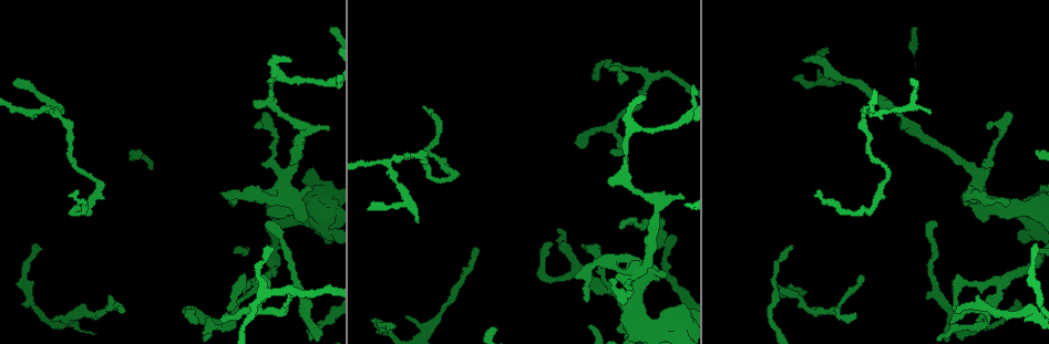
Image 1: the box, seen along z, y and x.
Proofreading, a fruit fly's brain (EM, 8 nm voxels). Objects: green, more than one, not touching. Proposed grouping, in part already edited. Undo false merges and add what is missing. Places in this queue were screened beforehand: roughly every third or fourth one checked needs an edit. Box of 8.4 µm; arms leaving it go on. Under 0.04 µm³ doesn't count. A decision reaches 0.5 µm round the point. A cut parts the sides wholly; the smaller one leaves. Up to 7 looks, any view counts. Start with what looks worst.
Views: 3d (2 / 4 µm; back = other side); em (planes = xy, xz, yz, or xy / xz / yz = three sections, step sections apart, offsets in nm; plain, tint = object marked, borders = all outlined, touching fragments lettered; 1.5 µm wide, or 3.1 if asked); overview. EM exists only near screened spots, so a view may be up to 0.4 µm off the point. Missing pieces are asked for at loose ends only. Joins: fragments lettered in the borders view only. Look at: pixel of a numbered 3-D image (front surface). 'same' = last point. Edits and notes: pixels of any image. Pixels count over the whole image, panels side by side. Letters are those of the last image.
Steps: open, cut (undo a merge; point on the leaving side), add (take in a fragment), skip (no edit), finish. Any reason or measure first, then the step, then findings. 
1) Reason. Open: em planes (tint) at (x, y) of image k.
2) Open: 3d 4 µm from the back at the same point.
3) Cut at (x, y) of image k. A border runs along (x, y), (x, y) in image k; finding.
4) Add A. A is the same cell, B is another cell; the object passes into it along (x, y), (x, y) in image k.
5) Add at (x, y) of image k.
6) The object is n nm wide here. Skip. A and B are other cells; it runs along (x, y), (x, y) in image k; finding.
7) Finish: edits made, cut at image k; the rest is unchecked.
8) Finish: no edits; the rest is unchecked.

Free end. Open: 3d 2 µm from the back at (952, 309) of image 1.

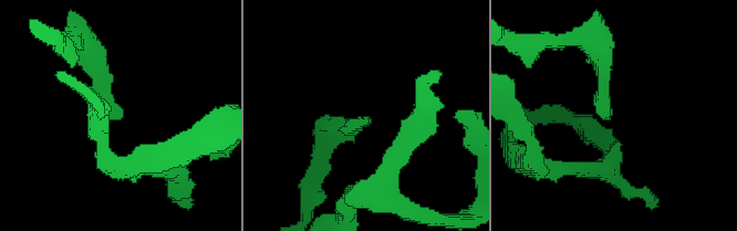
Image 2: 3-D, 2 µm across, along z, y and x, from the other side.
Open: em planes (borders) at (611, 110) of image 2.

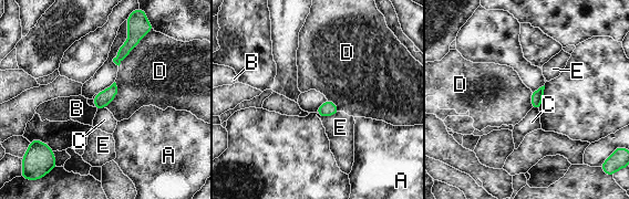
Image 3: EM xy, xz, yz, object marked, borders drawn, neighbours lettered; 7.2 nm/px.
Skip. A, B, C, D and E are other cells; a border runs along (147, 33), (119, 66) in image 3; none of them fits.

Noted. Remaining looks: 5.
Free end. Open: 3d 2 µm at (791, 244) of image 1.

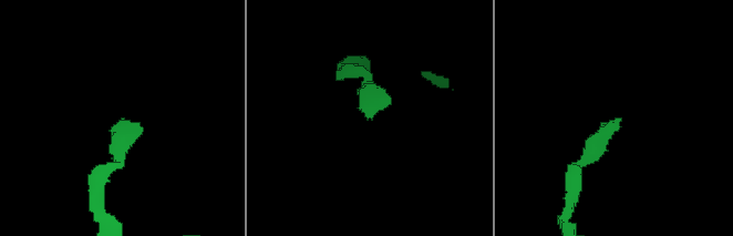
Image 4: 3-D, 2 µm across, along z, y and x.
Now the EM. Open: em planes (borders) at (616, 117) of image 4.

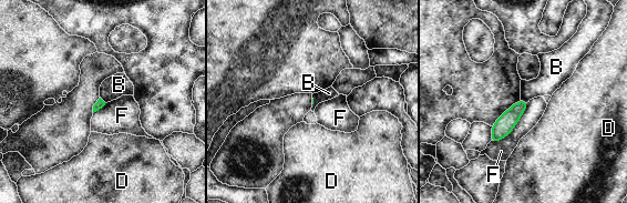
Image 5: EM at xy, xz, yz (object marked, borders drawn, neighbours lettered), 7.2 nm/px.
The longest contact is with F, 420 nm. Skip. B, D and F are other cells; a border runs along (521, 99), (528, 101) in image 5; none of them fits.

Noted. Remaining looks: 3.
An open end. Open: 3d 4 µm at (52, 321) of image 1.

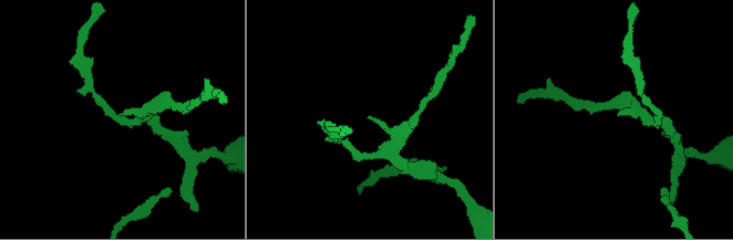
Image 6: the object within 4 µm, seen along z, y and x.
Shape alone is not enough. Open: em yz step 4 (borders) at (617, 114) of image 6.

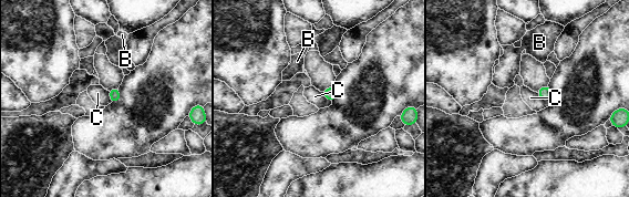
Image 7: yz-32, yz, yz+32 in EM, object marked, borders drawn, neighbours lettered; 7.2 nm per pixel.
Skip. B and C are other cells; a border runs along (535, 92), (548, 102) in image 7; no lettered fragment goes on from it.

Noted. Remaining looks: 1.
Finish: no edits; the rest is unchecked.

